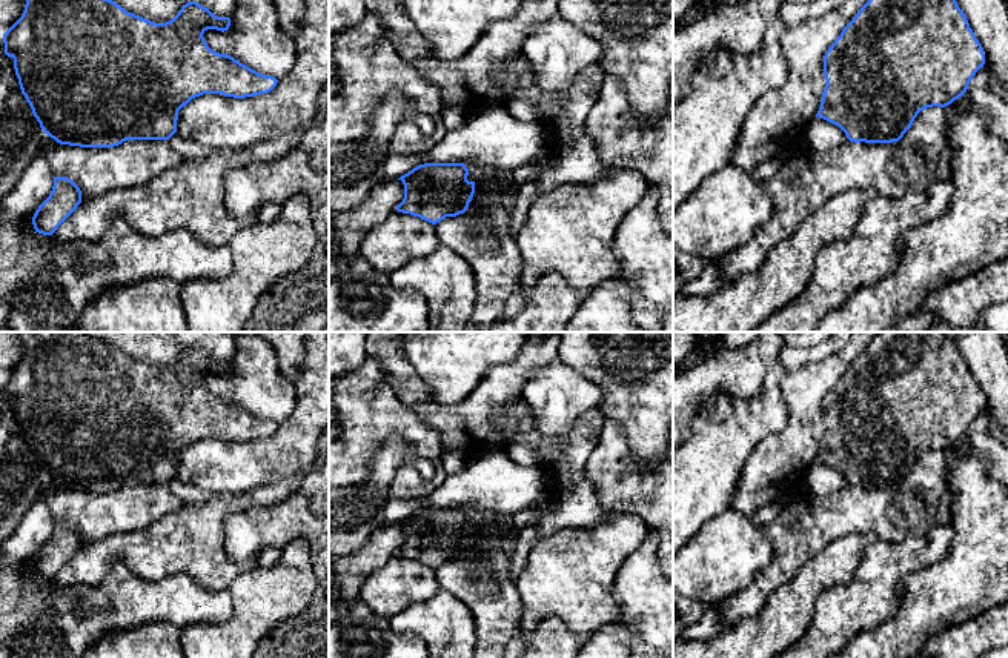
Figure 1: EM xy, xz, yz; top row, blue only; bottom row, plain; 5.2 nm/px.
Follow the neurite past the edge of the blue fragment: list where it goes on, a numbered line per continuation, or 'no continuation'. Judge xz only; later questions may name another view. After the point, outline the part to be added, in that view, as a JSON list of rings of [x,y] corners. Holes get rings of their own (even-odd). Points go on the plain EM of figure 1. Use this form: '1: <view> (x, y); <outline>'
no continuation

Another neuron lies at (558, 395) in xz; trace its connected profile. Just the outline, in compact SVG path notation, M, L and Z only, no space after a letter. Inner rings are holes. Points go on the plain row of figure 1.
M556 355L527 378L522 398L536 427L555 435L569 432L582 414L598 409L604 394Z

